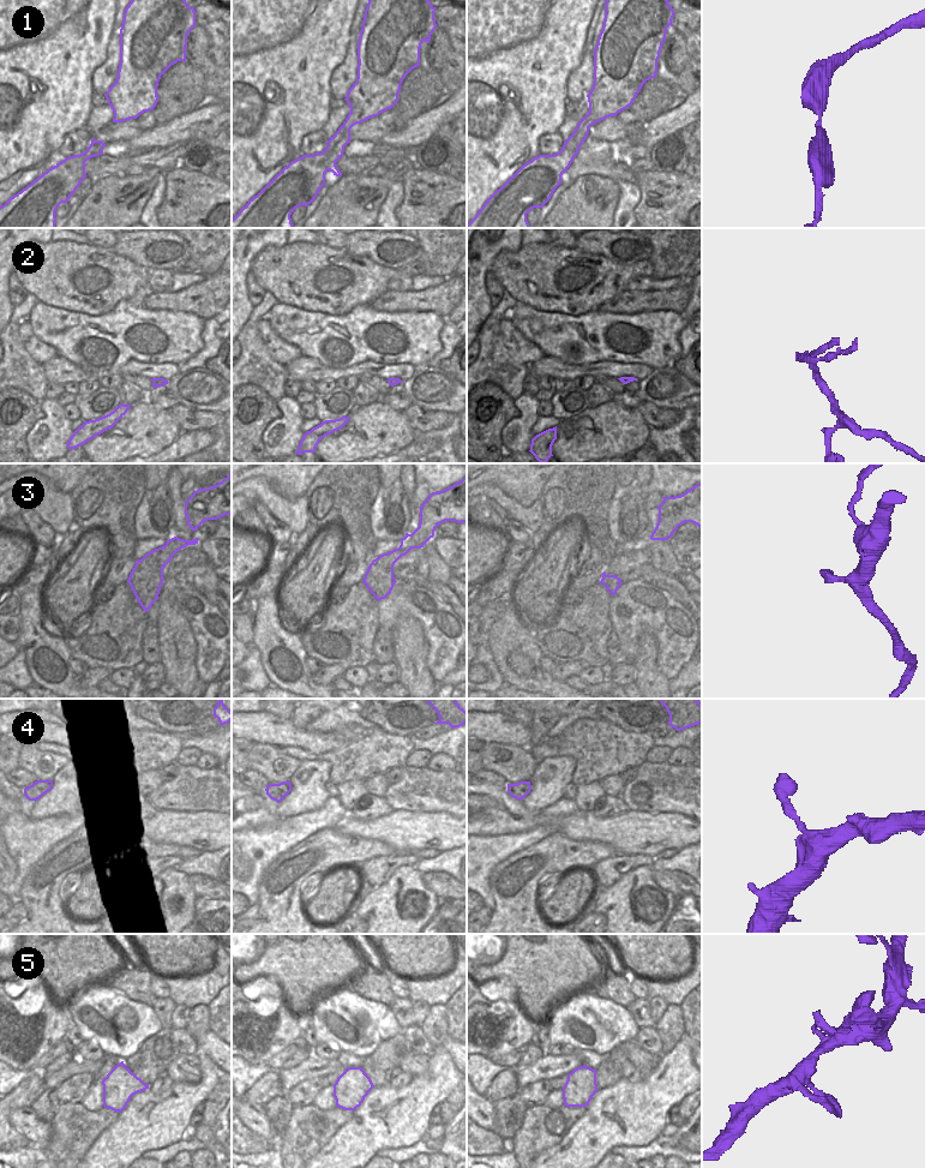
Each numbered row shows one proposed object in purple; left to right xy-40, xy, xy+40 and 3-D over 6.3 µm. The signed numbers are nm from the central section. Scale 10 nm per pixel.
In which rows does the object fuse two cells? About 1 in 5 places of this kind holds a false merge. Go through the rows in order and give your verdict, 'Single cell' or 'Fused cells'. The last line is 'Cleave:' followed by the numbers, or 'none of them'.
1: Single cell
2: Single cell
3: Single cell
4: Single cell
5: Single cell
Cleave: none of them.

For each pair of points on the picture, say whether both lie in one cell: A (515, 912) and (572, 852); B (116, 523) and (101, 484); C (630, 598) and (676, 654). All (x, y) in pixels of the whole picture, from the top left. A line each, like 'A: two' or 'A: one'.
A: one
B: one
C: two

